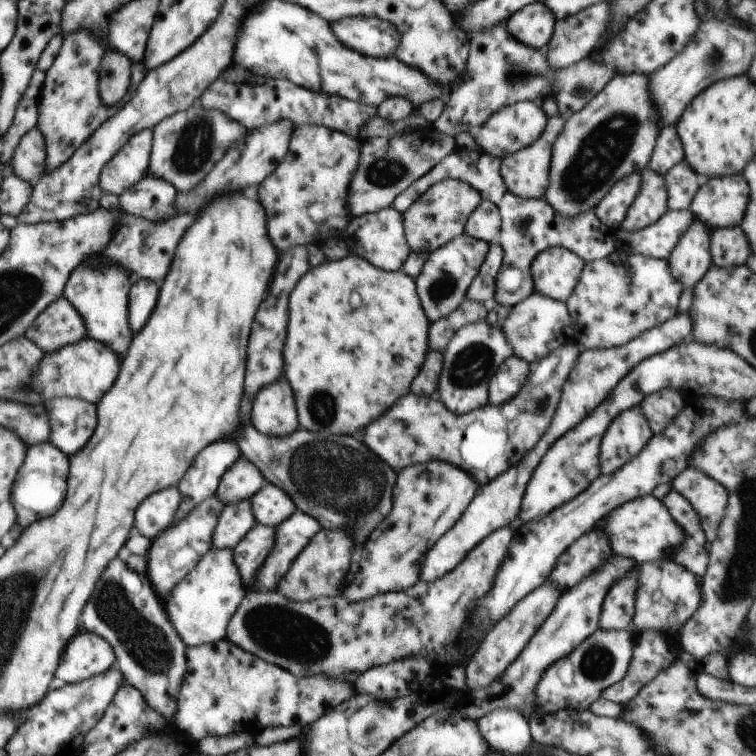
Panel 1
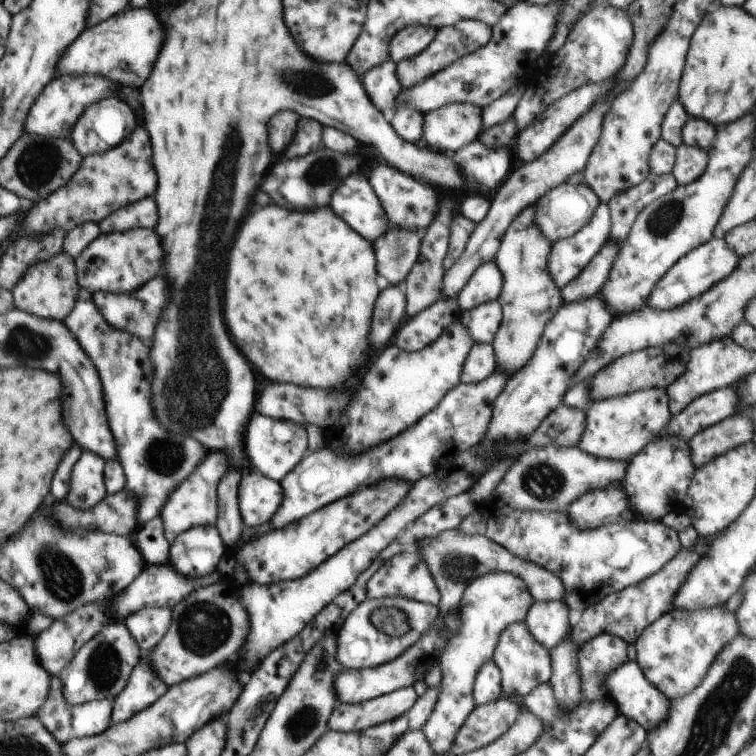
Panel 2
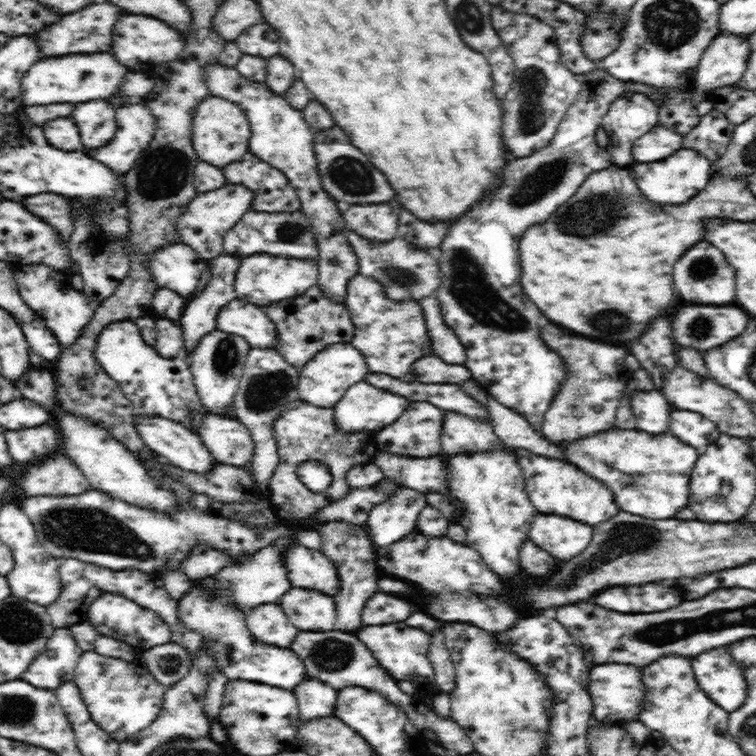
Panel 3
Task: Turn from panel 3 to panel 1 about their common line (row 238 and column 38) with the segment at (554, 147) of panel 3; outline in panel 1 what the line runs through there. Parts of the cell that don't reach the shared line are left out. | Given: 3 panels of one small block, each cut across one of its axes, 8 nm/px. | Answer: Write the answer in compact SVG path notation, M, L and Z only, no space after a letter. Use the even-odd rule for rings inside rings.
M49 441L30 446L30 458L26 458L26 466L22 466L22 478L18 478L18 490L14 490L14 502L18 502L18 526L14 526L12 534L14 540L32 522L52 516L62 506L66 496L66 478L70 470L68 458L70 456Z

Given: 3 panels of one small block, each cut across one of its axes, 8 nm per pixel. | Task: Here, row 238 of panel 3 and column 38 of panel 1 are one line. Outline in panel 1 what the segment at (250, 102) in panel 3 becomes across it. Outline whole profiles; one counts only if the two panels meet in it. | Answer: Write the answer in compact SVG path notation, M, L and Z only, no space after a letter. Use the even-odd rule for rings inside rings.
M61 297L41 314L24 336L38 342L44 354L51 354L86 338L87 332L82 316L68 299Z

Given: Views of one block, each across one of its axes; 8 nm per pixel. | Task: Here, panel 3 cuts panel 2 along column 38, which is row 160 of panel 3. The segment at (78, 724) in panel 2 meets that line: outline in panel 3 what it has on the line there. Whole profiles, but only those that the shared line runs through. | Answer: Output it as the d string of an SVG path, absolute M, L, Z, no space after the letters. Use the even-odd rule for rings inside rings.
M712 109L683 137L681 148L694 148L715 164L730 144L735 124L724 113Z

